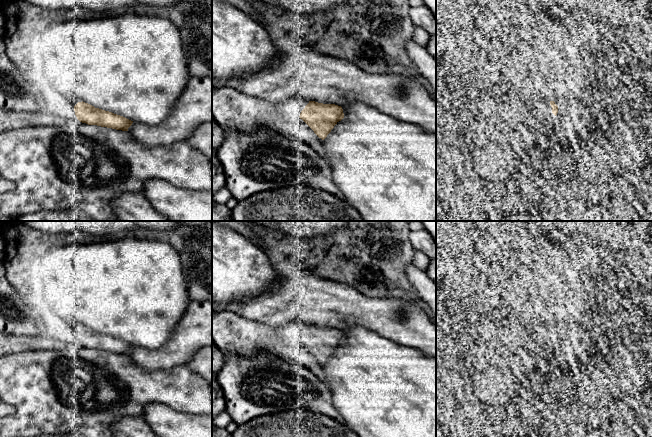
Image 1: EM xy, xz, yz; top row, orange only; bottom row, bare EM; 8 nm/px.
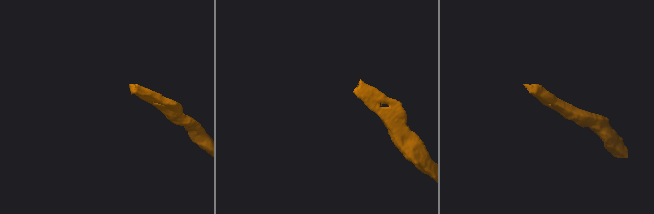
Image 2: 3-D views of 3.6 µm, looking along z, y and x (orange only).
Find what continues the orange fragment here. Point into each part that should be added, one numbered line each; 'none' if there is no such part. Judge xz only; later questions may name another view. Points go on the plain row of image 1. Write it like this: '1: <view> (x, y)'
1: xz (288, 336)

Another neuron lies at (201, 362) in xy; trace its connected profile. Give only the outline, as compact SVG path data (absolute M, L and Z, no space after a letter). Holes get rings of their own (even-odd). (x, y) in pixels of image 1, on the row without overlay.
M203 347L186 364L198 372L204 379L212 383L212 347Z

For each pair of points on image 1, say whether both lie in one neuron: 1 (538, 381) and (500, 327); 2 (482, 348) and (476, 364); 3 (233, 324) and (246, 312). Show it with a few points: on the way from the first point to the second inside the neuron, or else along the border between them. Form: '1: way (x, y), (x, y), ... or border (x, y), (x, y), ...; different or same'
1: border (492, 346), (514, 345), (535, 353); different
2: way (480, 352), (477, 360); same
3: border (222, 310), (263, 324); different

